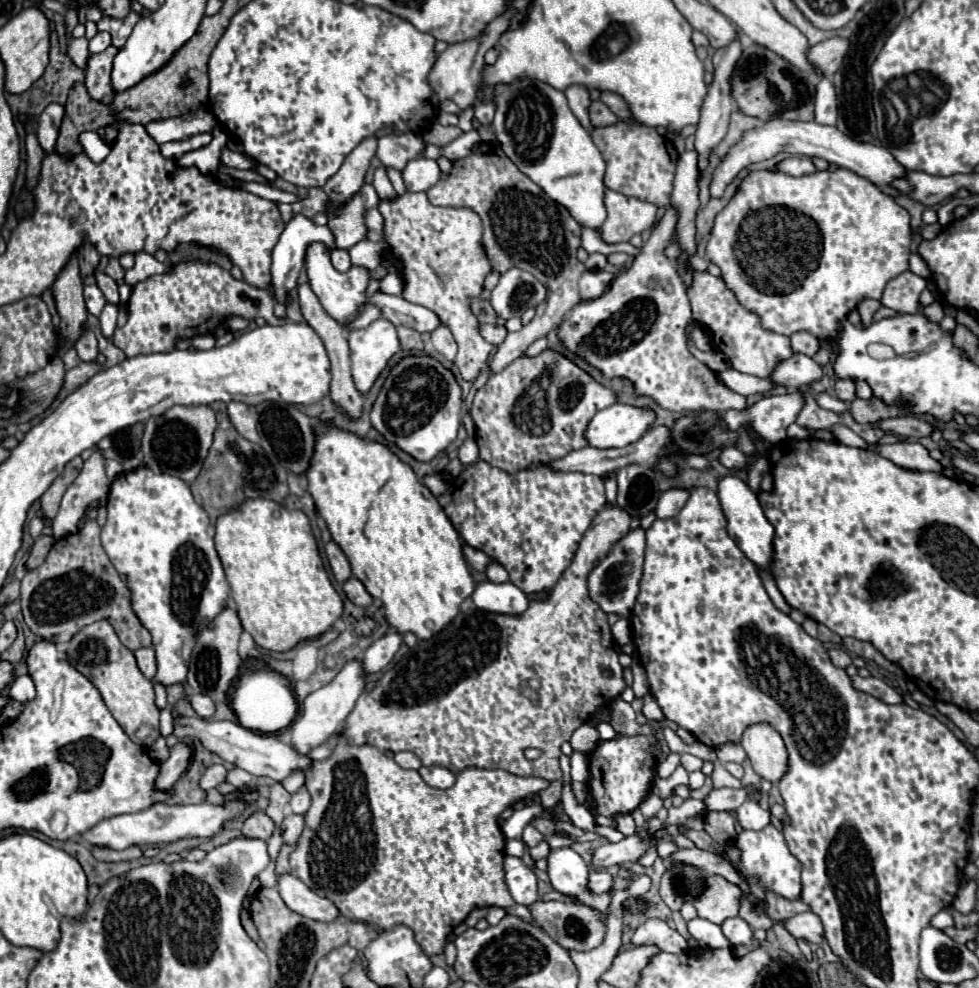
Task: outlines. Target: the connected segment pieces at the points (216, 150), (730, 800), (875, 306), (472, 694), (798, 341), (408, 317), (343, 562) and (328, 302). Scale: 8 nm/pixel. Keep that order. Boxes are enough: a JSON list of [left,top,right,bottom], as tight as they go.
[[177,125,227,175],[705,785,761,811],[857,299,881,327],[343,505,631,781],[791,333,821,357],[367,291,443,333],[325,541,351,583],[305,243,369,323]]

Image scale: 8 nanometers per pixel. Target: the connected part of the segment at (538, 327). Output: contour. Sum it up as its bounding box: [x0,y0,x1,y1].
[427,143,585,373]

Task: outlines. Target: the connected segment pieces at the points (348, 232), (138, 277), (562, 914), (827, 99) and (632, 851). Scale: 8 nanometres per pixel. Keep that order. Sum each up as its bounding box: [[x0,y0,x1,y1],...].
[[329,185,379,249],[125,253,171,287],[531,901,607,951],[815,77,835,125],[591,835,649,869]]

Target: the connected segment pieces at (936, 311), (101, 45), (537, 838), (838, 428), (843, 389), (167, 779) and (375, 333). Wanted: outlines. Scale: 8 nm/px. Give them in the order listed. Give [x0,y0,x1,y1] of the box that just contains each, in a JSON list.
[[924,302,945,323],[89,33,111,53],[522,824,544,847],[831,424,868,449],[835,379,857,403],[155,743,191,791],[349,319,401,395]]

